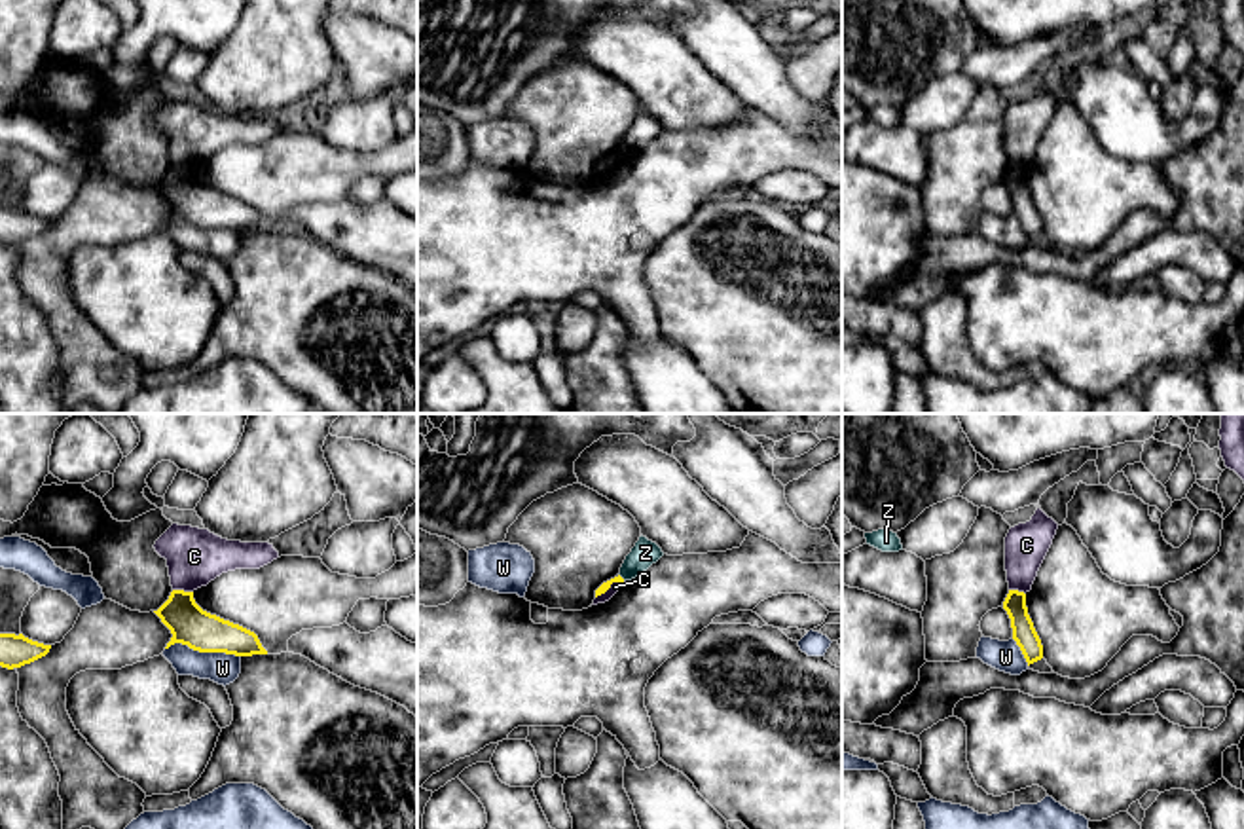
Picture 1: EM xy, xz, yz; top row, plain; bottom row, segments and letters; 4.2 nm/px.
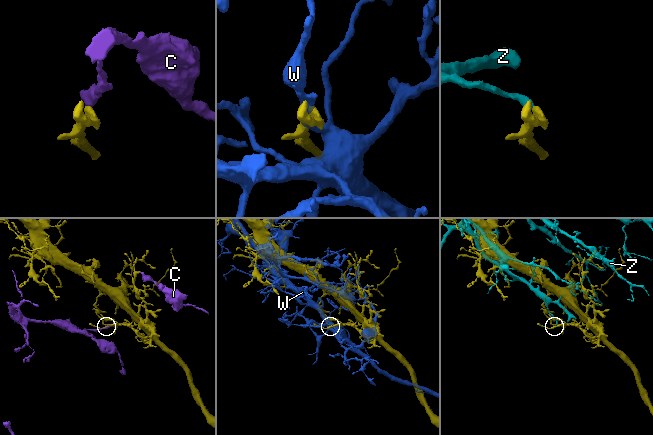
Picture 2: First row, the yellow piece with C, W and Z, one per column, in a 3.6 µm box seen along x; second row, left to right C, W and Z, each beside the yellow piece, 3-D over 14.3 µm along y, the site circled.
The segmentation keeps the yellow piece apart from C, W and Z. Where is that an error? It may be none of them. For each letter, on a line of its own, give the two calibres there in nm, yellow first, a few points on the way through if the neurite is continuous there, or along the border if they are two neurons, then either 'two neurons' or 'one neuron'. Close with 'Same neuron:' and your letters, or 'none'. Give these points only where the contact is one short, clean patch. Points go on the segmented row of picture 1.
C: calibres 170 and 240 nm; border xy (173, 589), (192, 592); two neurons
W: calibres 170 and 130 nm; two neurons
Z: calibres 40 and 120 nm; border xz (619, 573), (624, 579); two neurons
Same neuron: none

